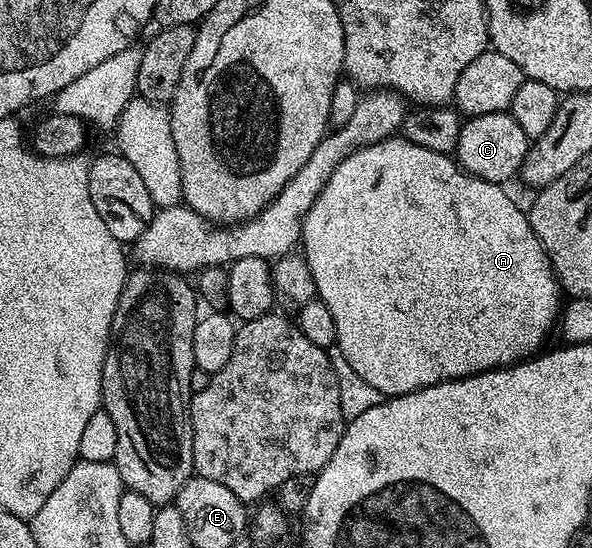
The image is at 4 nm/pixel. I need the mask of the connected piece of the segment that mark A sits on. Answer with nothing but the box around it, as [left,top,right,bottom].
[301,136,560,396]

